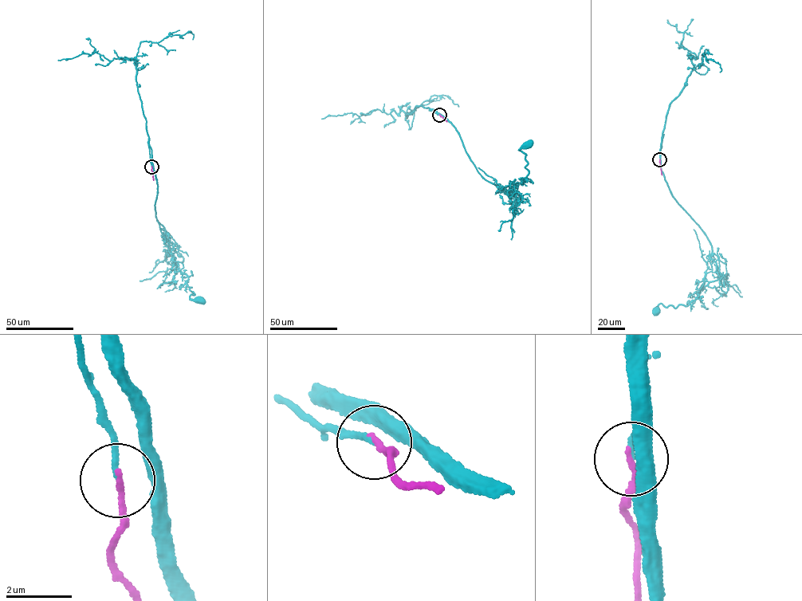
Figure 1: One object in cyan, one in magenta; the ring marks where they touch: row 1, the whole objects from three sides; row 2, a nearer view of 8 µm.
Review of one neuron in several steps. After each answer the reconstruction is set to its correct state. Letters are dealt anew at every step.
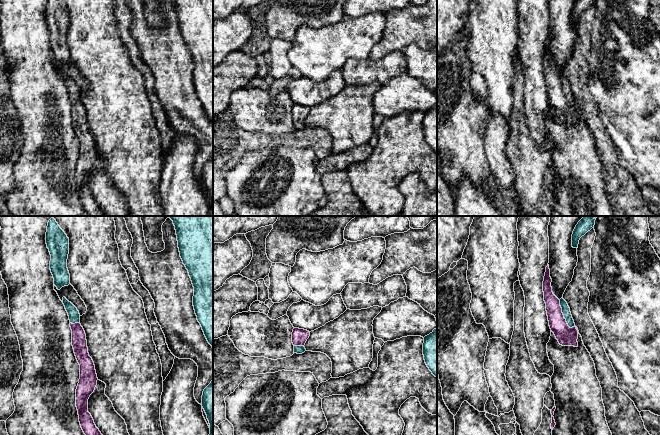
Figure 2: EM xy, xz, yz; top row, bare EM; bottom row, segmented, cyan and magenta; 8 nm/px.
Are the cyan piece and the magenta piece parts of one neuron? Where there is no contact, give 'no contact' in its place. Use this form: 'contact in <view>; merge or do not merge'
contact in yz; merge

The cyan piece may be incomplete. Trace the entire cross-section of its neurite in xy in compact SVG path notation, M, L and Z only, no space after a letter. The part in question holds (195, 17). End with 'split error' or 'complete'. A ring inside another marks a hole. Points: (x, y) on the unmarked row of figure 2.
M174 0L180 33L194 63L193 82L213 124L213 0Z | complete

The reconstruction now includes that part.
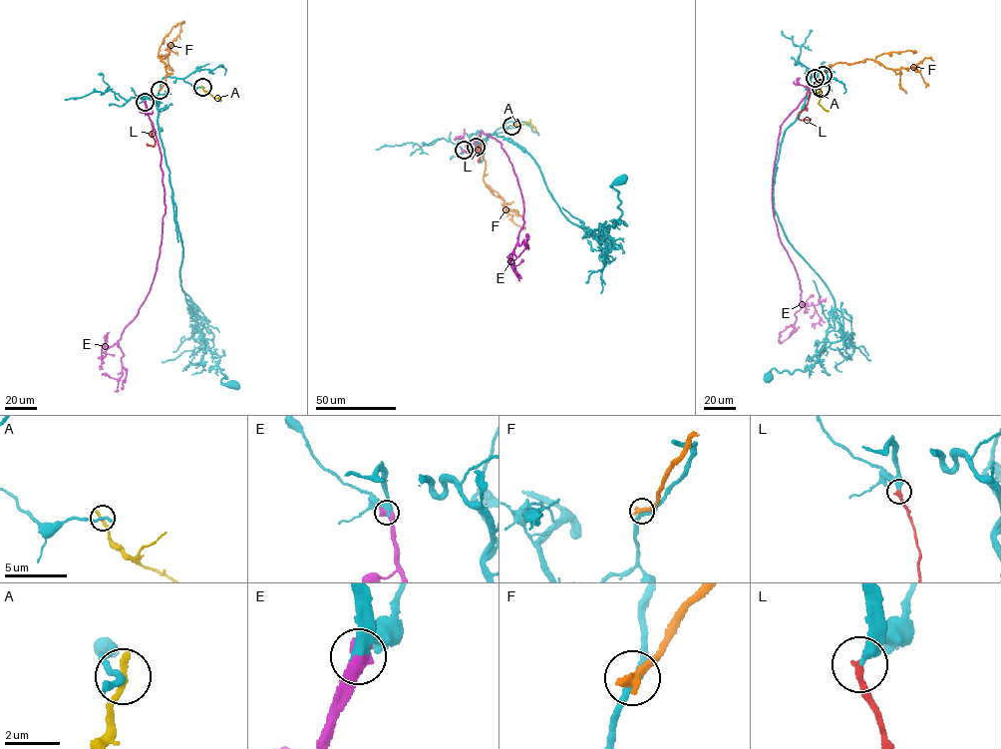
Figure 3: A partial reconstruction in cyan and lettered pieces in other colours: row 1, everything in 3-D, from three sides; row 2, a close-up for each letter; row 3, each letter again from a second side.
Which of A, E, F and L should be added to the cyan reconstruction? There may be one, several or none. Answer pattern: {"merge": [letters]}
{"merge": ["E"]}

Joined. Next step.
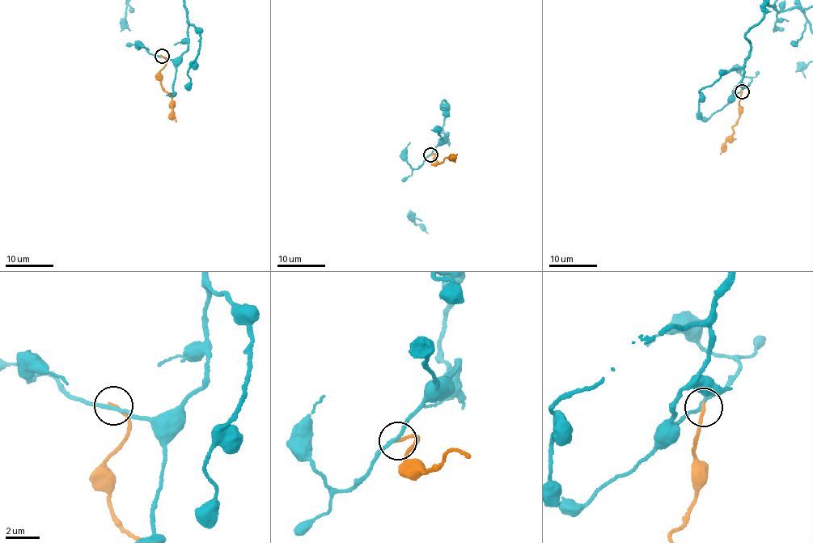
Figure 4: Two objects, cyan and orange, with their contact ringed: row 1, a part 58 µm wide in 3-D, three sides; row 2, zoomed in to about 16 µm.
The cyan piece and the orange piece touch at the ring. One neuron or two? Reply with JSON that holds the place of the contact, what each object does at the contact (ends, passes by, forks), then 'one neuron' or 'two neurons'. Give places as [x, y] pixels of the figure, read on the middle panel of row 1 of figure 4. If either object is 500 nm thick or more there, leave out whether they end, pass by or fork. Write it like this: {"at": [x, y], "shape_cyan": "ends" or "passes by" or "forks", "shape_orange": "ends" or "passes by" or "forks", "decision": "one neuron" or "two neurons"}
{"at": [430, 154], "shape_cyan": "passes by", "shape_orange": "ends", "decision": "two neurons"}

